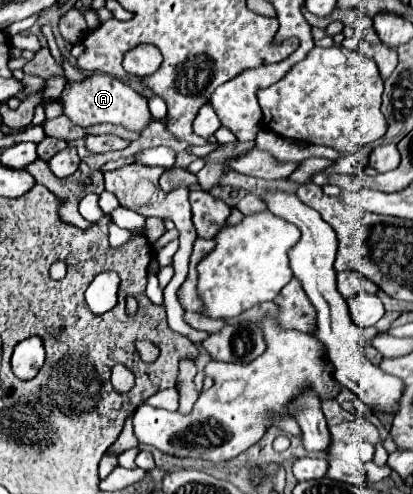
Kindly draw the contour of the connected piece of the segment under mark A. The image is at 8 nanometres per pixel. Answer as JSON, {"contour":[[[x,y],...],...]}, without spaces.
{"contour":[[[92,74],[80,82],[65,85],[62,95],[63,113],[80,126],[86,124],[118,124],[124,128],[146,128],[152,120],[148,110],[148,100],[124,84],[118,78],[110,78],[108,74]]]}

